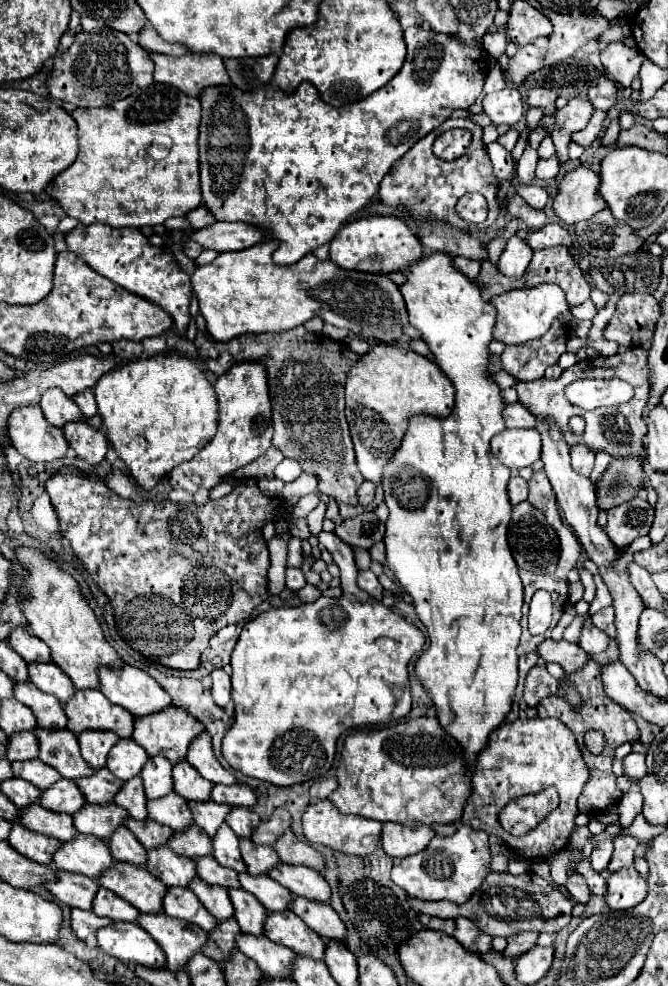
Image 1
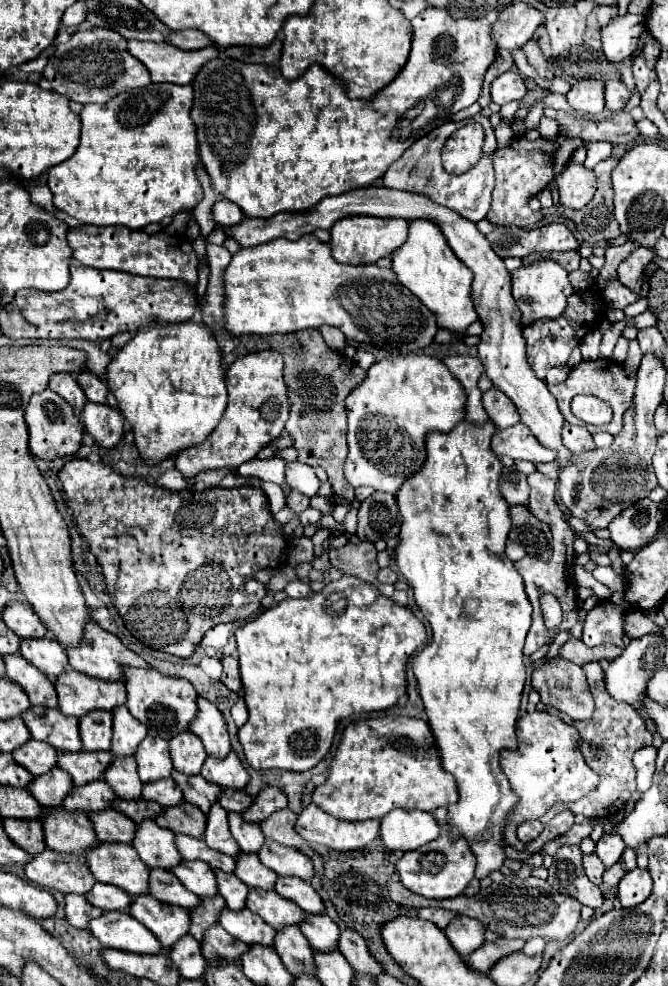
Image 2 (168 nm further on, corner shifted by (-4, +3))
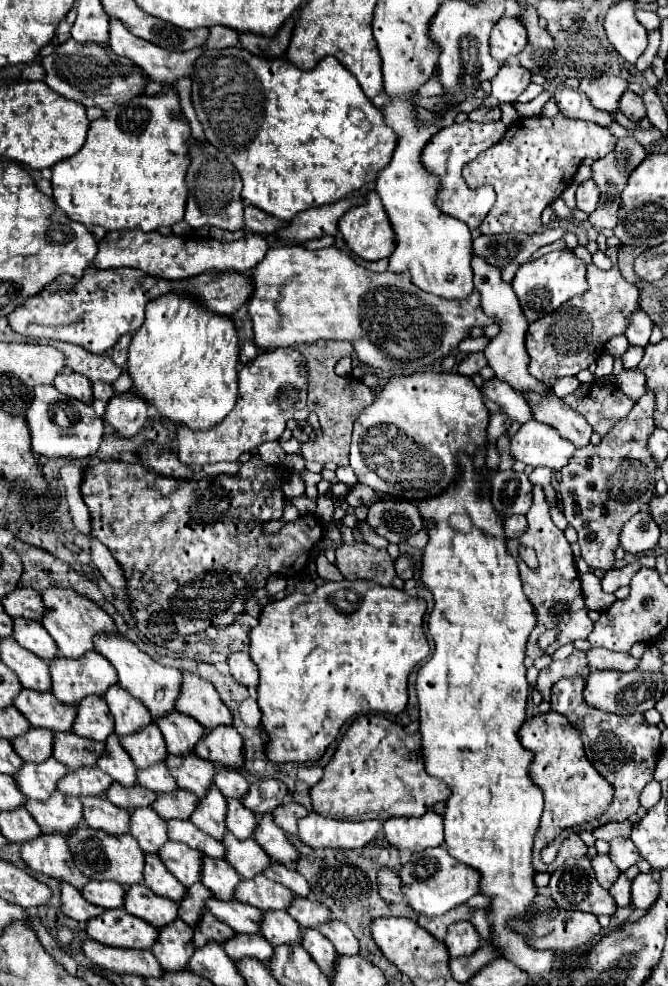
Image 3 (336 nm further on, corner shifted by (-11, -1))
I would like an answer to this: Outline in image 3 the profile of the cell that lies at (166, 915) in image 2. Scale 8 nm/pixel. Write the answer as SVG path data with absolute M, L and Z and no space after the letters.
M144 883L126 889L124 909L154 927L164 927L178 917L178 903L166 897L156 897L156 893L152 893Z

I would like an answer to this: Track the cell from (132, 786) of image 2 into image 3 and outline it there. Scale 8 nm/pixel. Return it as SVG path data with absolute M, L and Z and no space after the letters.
M112 733L106 741L106 751L100 761L96 761L96 767L108 773L114 781L120 781L122 785L136 785L136 767L128 753L124 753L124 747L120 745L118 737Z

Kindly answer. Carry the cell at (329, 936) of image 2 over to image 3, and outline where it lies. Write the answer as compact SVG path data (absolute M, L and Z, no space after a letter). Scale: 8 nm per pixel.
M294 897L292 905L288 907L288 913L298 921L298 925L302 929L318 927L320 923L332 921L332 915L324 905L314 903L314 901L306 899L306 897Z

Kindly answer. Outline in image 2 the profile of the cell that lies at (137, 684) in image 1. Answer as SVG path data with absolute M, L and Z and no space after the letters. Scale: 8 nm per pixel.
M97 623L85 627L81 647L67 649L71 669L105 681L125 681L123 667L149 667L137 653L129 651L115 635Z

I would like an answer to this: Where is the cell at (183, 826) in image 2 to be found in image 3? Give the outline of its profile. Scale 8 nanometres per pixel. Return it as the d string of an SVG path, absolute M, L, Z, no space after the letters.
M176 789L176 793L162 793L152 803L162 819L190 819L198 805L198 797L186 789Z

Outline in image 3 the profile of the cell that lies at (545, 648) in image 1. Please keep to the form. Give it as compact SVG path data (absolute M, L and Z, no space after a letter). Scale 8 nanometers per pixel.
M602 647L590 649L588 661L592 669L600 669L600 671L632 671L638 665L638 659L634 659L632 655L608 651Z

